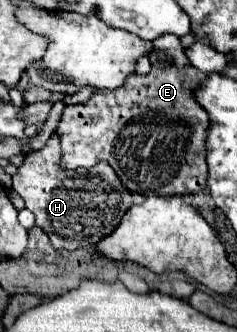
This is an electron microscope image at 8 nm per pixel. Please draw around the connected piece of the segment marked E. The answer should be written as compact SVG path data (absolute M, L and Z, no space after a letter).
M175 65L167 69L153 67L149 75L131 75L123 87L115 91L97 91L83 105L67 105L61 117L61 123L55 131L61 143L61 161L63 169L89 169L99 161L109 163L121 183L131 193L141 195L191 195L201 193L207 181L207 163L205 163L205 137L209 129L207 111L193 99L191 85L201 83L203 73L195 67L177 69Z

